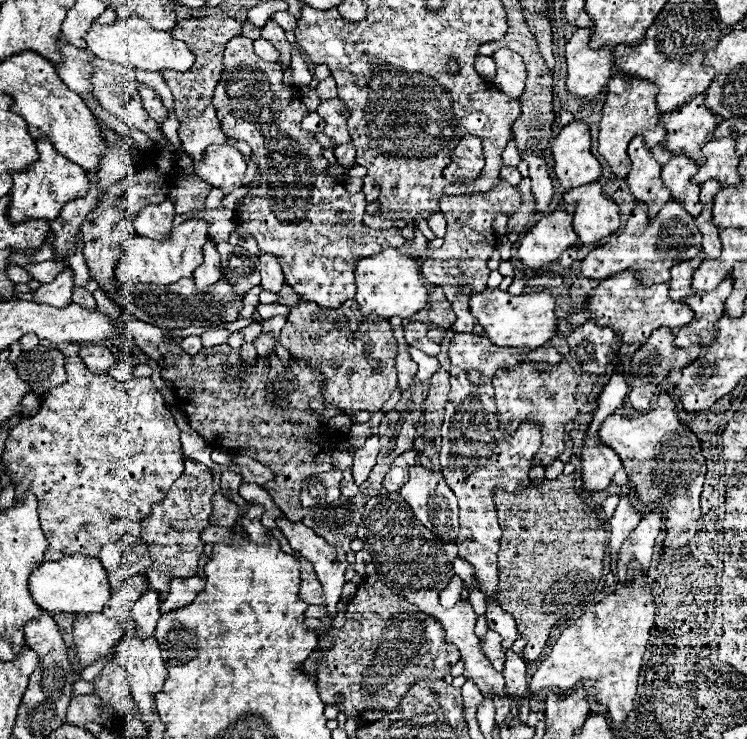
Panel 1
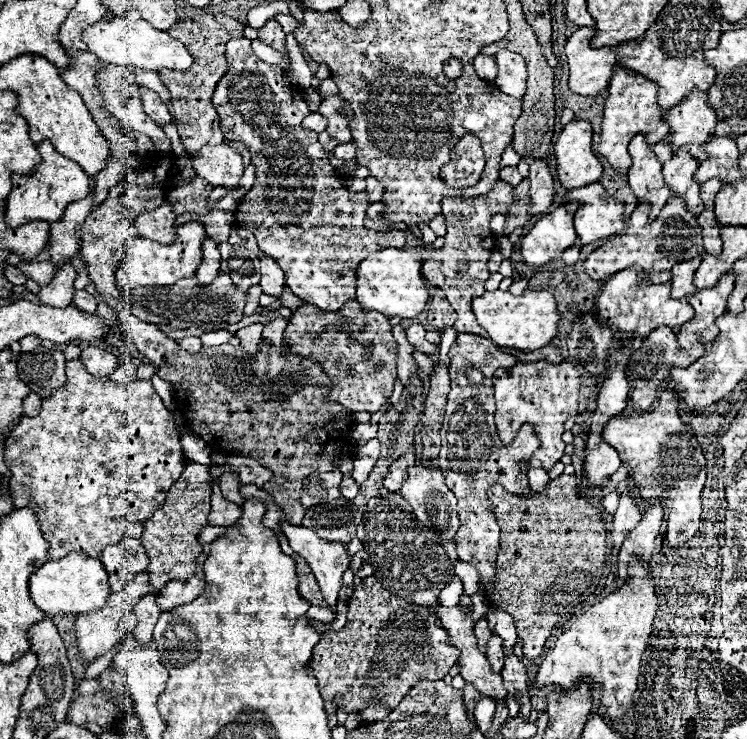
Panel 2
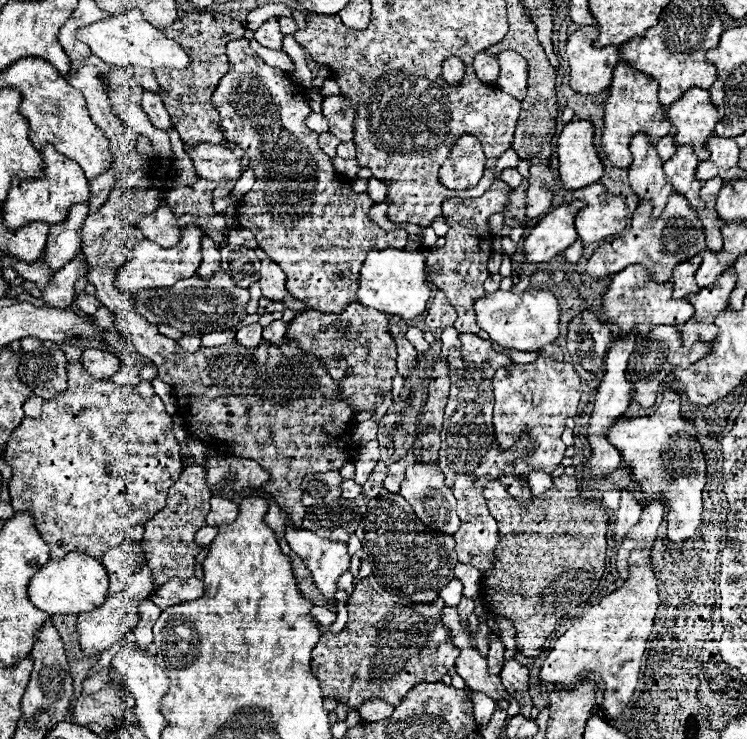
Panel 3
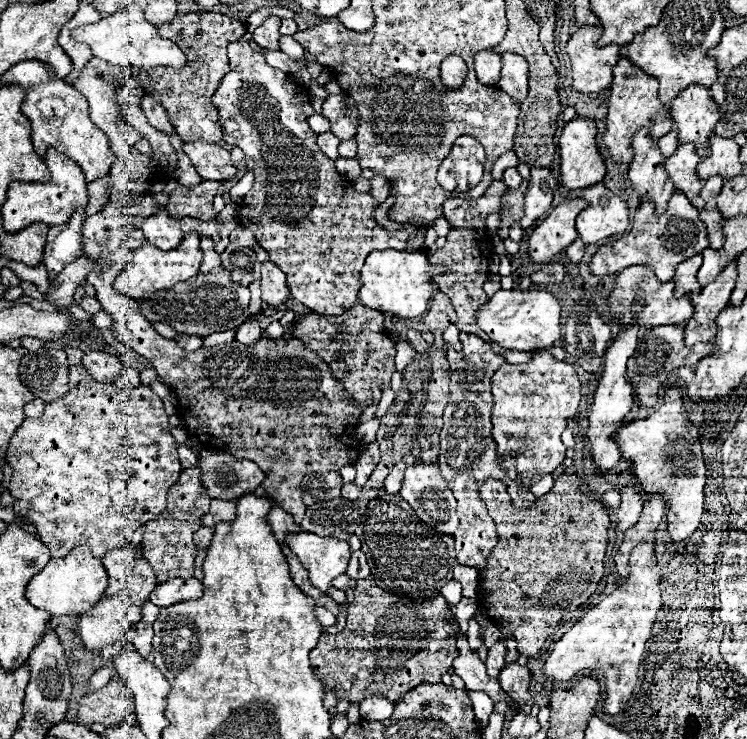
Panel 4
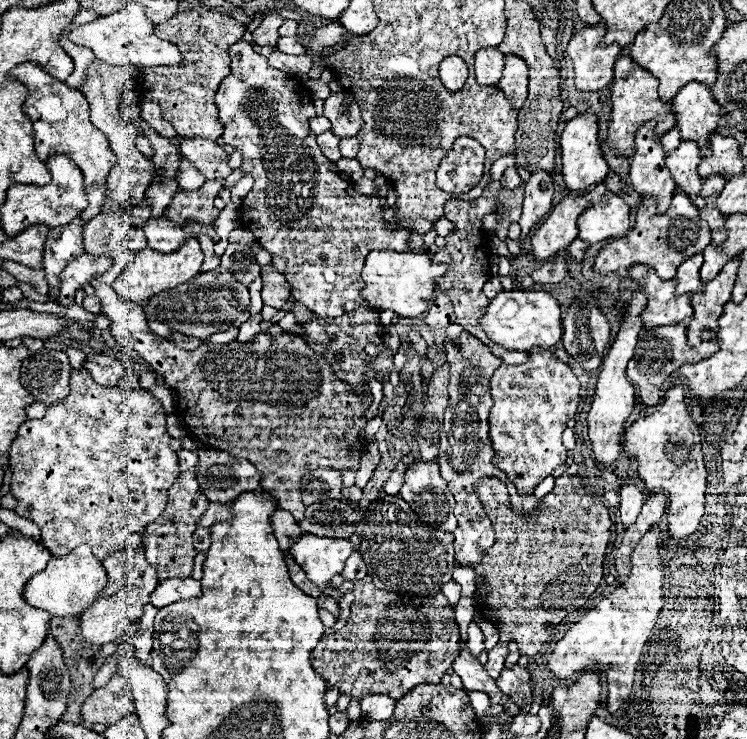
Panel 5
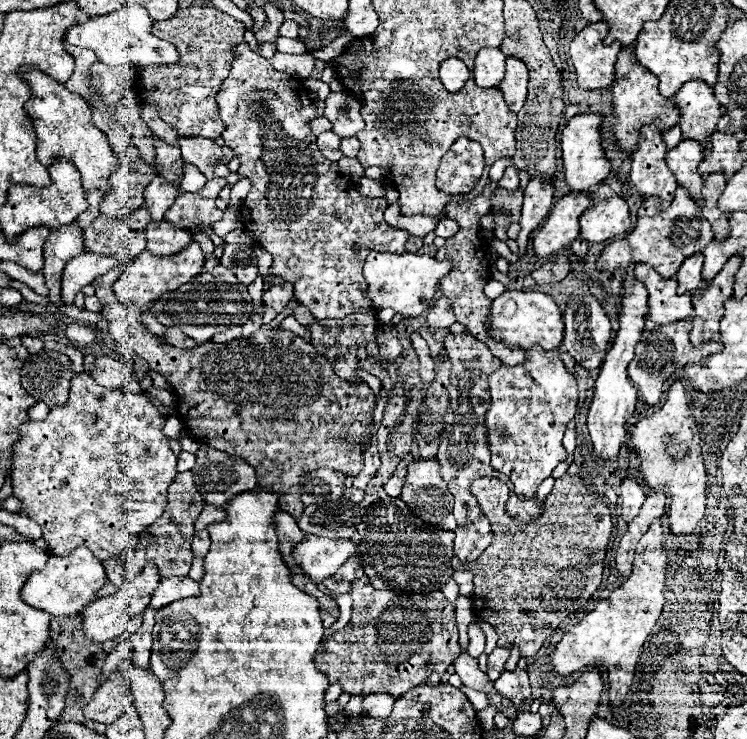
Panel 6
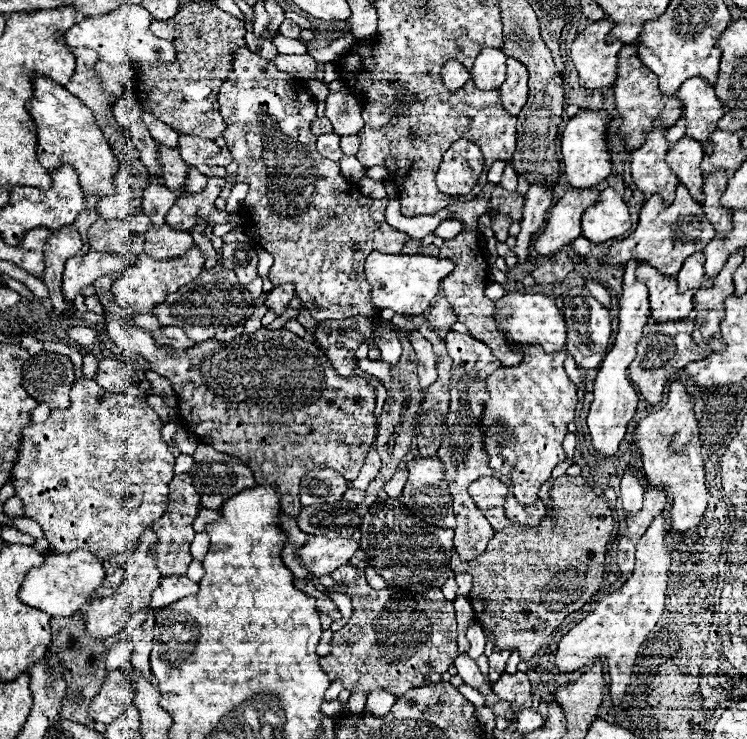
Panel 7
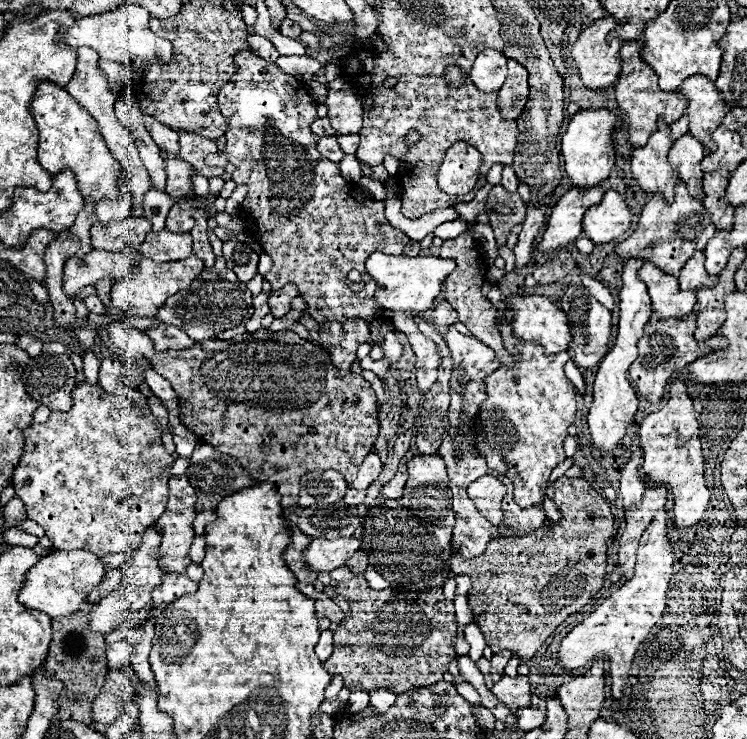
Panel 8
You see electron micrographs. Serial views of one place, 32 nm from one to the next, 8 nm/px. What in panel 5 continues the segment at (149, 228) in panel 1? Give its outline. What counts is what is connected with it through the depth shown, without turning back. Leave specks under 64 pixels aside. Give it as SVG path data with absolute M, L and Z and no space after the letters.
M164 216L150 218L142 230L146 232L148 248L162 252L162 254L176 252L180 246L184 246L184 240L190 238L190 234L186 234L178 224L172 224Z

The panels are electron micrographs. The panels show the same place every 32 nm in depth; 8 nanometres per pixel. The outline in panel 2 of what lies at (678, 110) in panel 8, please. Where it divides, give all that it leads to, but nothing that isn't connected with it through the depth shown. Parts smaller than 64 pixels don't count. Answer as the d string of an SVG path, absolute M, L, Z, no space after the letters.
M618 66L610 86L608 86L608 100L604 106L604 120L602 120L602 134L600 134L600 154L604 154L608 158L608 162L612 164L612 168L626 172L630 168L630 154L628 154L628 144L632 140L632 136L636 134L654 134L658 138L668 134L668 126L664 124L664 110L660 110L658 102L656 102L656 84L648 78L644 78L642 74L636 74L628 68Z

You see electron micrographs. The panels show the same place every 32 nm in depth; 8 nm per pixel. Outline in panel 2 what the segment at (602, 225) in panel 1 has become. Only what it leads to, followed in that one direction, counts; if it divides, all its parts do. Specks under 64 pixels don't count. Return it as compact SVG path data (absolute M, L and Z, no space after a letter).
M596 182L570 190L570 200L584 202L574 216L574 228L582 244L590 244L622 232L626 224L624 204L610 196L602 184Z

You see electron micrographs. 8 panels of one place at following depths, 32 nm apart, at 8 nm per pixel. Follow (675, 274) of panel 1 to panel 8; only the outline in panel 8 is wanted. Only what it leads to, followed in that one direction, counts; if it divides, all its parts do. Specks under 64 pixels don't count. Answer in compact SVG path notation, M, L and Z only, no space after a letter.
M696 252L688 264L680 270L678 280L680 280L680 288L682 290L692 290L692 288L700 288L704 284L716 284L718 276L710 276L704 268L704 252Z

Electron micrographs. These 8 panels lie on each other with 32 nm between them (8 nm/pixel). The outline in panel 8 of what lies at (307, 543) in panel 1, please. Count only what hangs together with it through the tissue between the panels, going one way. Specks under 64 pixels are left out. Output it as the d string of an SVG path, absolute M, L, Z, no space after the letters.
M354 536L334 538L334 540L316 538L304 550L304 558L306 558L306 564L310 566L310 570L314 570L314 572L332 572L334 568L342 566L348 560L348 556L358 552L360 544L362 544L362 540L354 538Z

